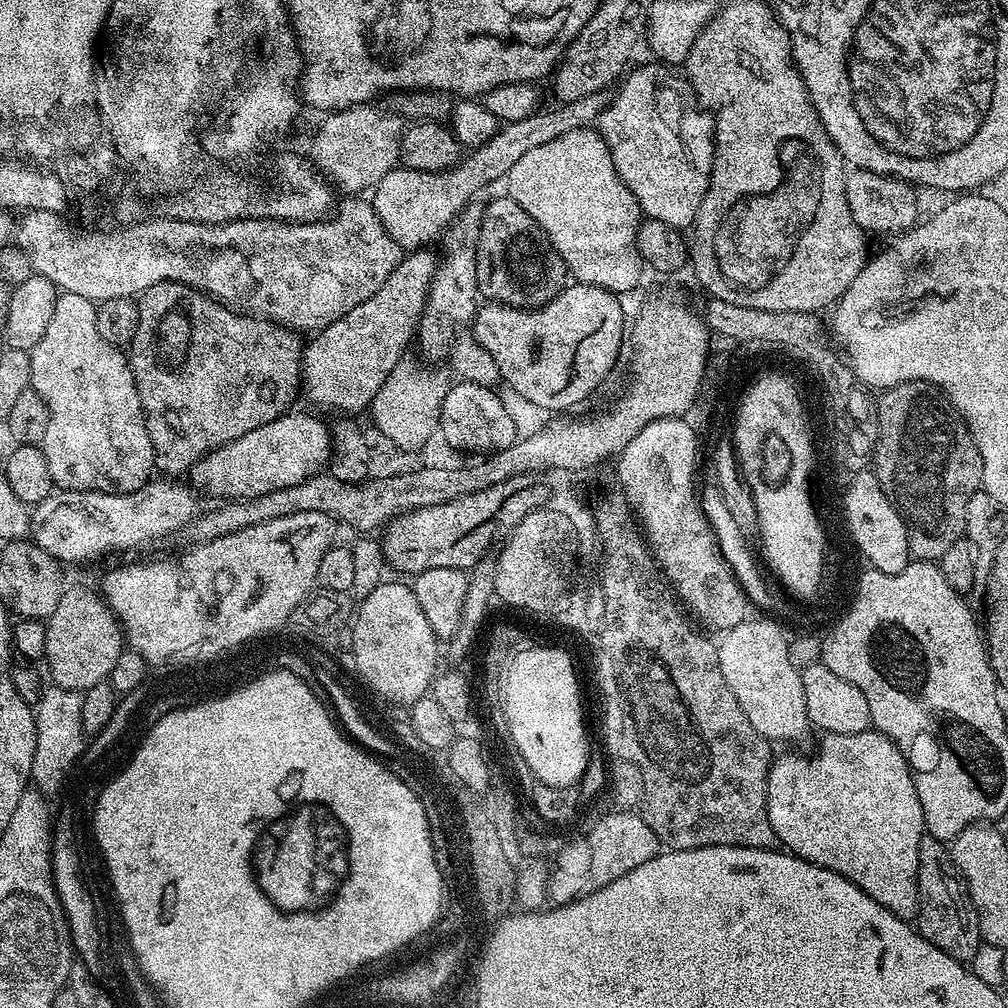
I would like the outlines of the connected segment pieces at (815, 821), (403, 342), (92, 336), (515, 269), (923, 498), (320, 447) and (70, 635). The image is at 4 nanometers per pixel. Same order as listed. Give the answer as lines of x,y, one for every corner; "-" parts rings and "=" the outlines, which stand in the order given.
875,730
858,734
824,734
819,738
821,739
820,749
813,756
803,756
800,752
788,752
785,756
777,755
773,759
772,765
768,767
766,810
770,818
770,826
774,826
777,841
798,859
834,870
834,874
842,874
842,878
854,882
854,886
858,886
858,890
870,894
870,898
874,898
874,902
886,906
886,910
890,910
895,916
911,921
920,911
920,895
916,885
918,850
926,835
922,802
918,802
918,790
914,786
911,766
906,762
902,750
898,750
895,742
889,736
884,736
=
432,250
409,251
400,265
350,314
321,328
307,341
302,369
302,392
312,404
333,408
336,414
356,414
371,409
372,399
390,378
394,366
405,359
408,343
413,343
420,315
428,302
428,291
436,278
438,256
=
60,292
57,295
54,314
50,317
48,325
46,325
46,334
42,334
38,346
34,346
31,350
30,374
32,375
30,386
46,402
46,406
50,410
50,426
46,426
46,438
42,447
46,454
46,466
50,470
50,478
57,489
123,493
137,491
143,484
153,479
156,459
154,458
154,450
150,446
150,434
144,425
144,411
140,408
140,395
138,394
138,386
134,382
129,357
121,349
107,344
102,338
102,334
98,334
96,304
93,301
82,298
82,294
=
501,194
497,200
484,204
484,217
478,230
476,244
476,281
480,296
498,304
509,304
511,308
541,308
566,287
566,269
562,258
552,249
548,235
514,202
512,197
=
911,380
902,382
898,386
881,391
879,393
880,401
876,404
876,450
874,446
874,471
886,498
896,507
900,516
904,520
904,525
908,528
908,550
917,560
931,560
938,562
954,542
965,539
966,530
966,506
970,503
973,494
981,491
984,483
984,467
982,466
982,454
978,454
978,446
972,437
970,431
964,424
964,419
952,407
948,397
932,384
927,384
925,380
=
289,410
274,422
250,430
234,442
208,452
193,466
190,476
201,493
224,496
225,501
249,500
286,486
298,486
298,482
319,476
329,467
332,458
332,433
327,423
323,424
308,412
=
69,587
58,598
54,614
44,624
46,650
43,663
48,664
51,683
58,688
83,694
90,686
105,683
118,662
118,654
125,651
126,641
116,619
99,595

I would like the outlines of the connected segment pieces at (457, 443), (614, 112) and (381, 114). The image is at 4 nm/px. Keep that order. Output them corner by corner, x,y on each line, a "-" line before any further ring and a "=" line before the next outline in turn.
463,380
451,385
443,399
438,430
441,438
443,436
450,447
466,452
480,452
476,454
506,449
518,438
514,421
499,393
494,388
=
651,62
640,66
632,71
632,69
623,77
619,83
618,92
611,97
609,106
601,113
598,119
598,131
610,150
611,160
614,162
615,169
618,170
619,177
622,178
635,196
635,200
639,203
641,213
650,219
657,219
664,222
666,226
674,227
679,230
691,229
696,222
696,215
702,206
702,198
706,198
706,190
712,181
712,163
714,162
714,154
716,153
716,125
712,118
712,113
705,110
700,101
696,99
696,92
687,79
682,78
681,73
673,70
671,67
665,66
660,62
=
371,103
353,104
351,108
342,108
323,119
320,132
312,136
310,160
337,189
340,187
348,192
344,194
364,194
364,191
374,189
401,163
400,143
406,124
400,117
384,111
383,107

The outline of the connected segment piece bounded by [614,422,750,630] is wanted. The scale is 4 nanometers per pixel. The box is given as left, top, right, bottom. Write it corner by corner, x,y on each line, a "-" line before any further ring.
680,423
652,424
651,428
642,426
642,430
638,430
624,451
619,453
614,475
624,488
628,507
632,509
660,571
681,605
701,625
709,624
712,628
727,630
749,619
750,603
719,549
718,538
708,531
708,525
701,520
696,504
693,504
692,488
689,487
689,479
692,477
692,442
691,432

